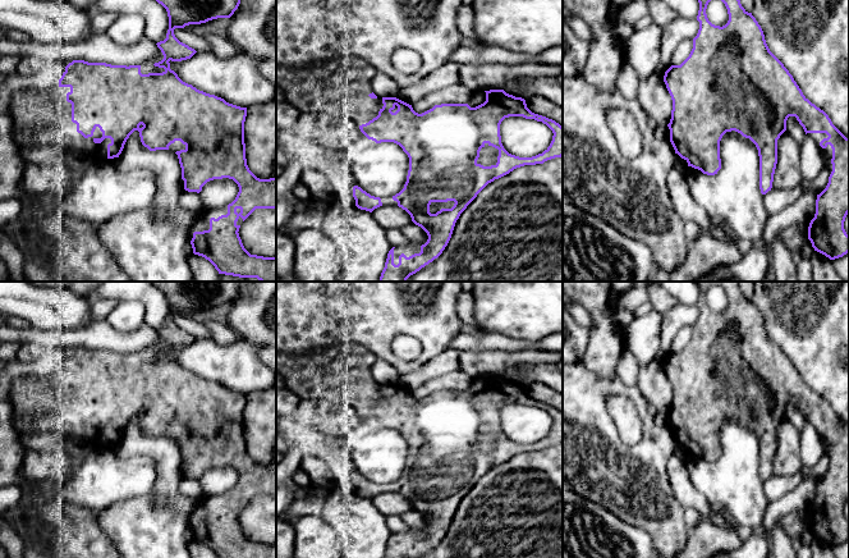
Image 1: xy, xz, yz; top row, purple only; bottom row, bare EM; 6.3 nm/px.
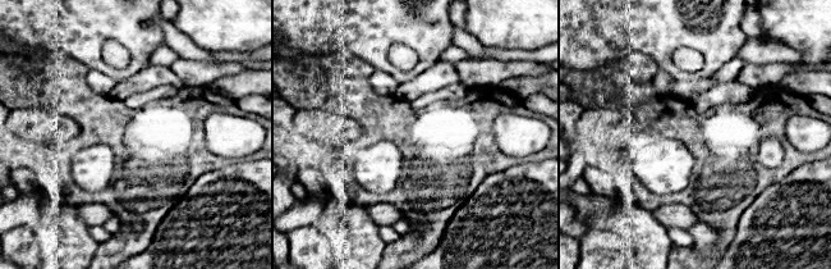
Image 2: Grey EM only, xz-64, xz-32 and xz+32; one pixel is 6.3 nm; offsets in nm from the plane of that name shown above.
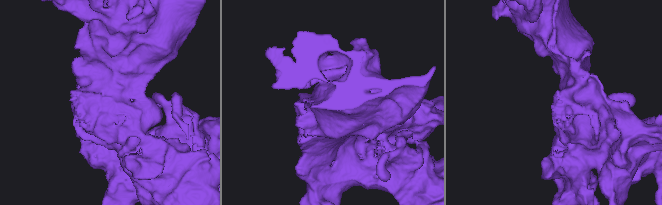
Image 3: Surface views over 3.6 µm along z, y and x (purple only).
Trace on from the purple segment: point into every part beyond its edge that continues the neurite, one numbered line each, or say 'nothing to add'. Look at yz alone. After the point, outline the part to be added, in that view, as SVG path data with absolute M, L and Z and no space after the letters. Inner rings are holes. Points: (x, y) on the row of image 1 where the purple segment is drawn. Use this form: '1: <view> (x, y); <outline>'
1: yz (817, 137); M807 133L807 136L811 137L811 138L817 143L817 146L820 147L820 150L821 150L821 152L822 152L822 156L823 156L823 160L825 160L825 164L826 164L826 166L827 166L827 170L829 170L830 174L831 174L831 171L832 171L832 164L831 164L832 148L831 148L830 145L827 145L826 148L822 148L822 147L820 146L820 142L821 142L823 138L827 138L829 136L827 136L826 133Z

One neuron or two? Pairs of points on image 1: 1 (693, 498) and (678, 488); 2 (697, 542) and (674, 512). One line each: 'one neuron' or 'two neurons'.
1: one neuron
2: two neurons

